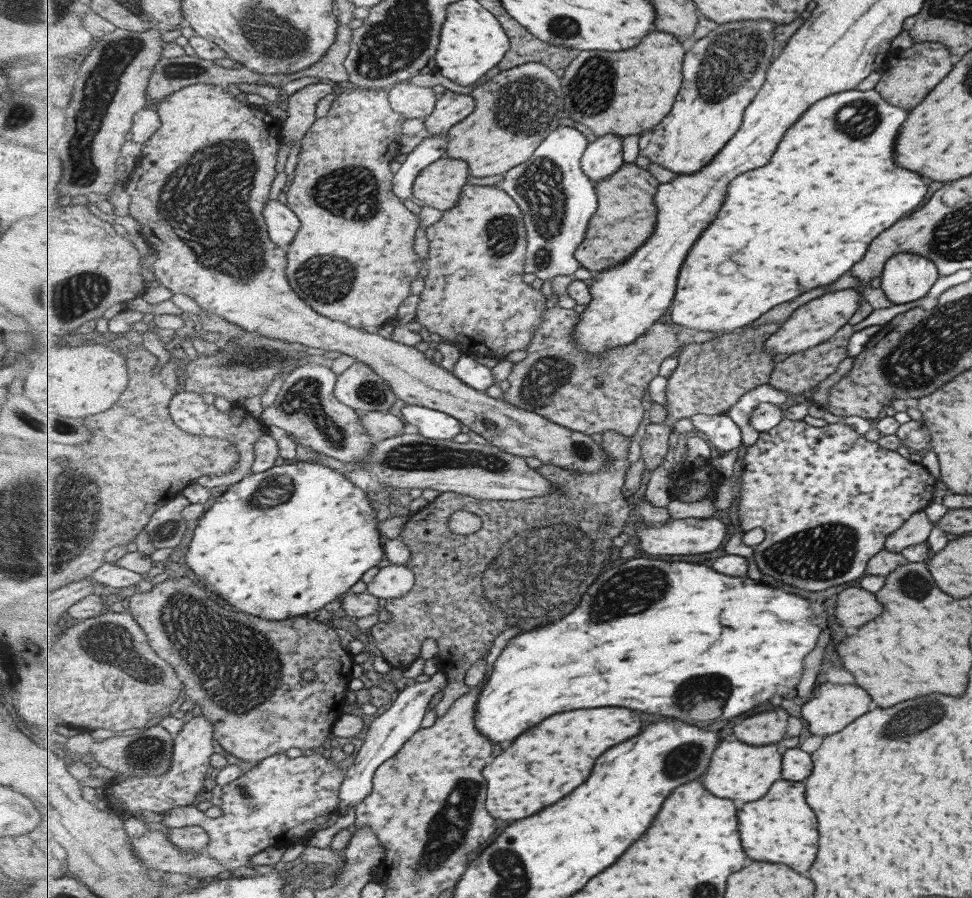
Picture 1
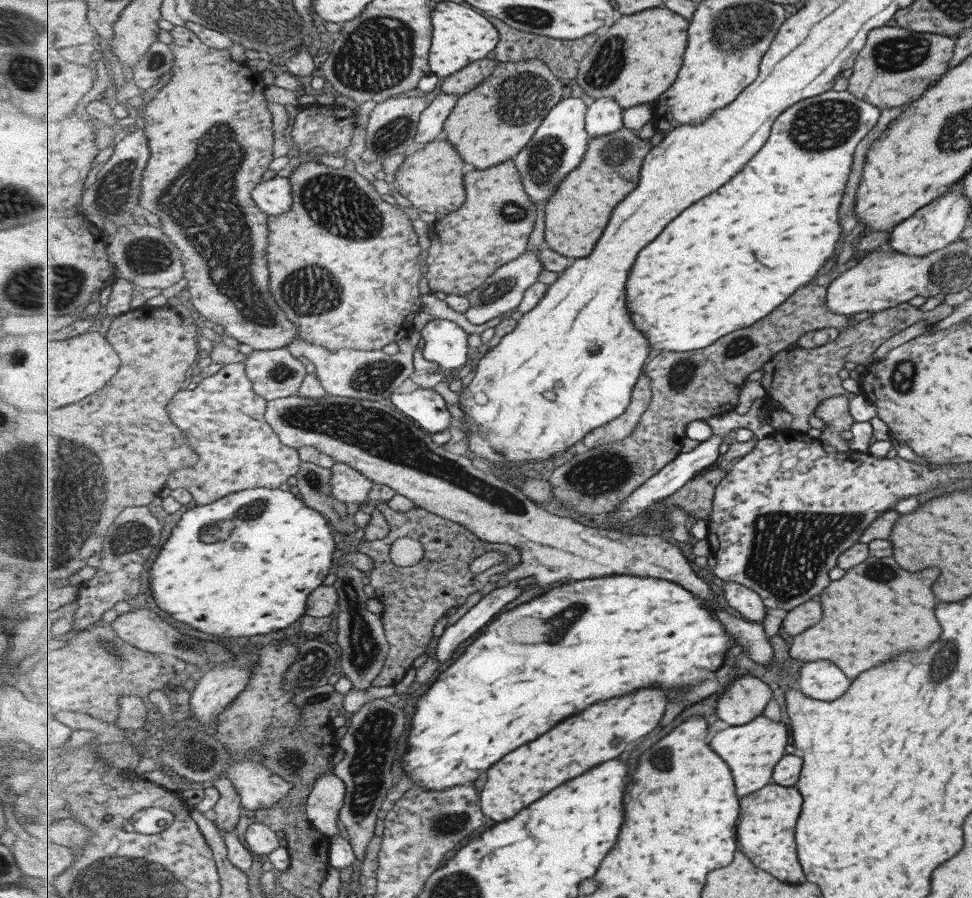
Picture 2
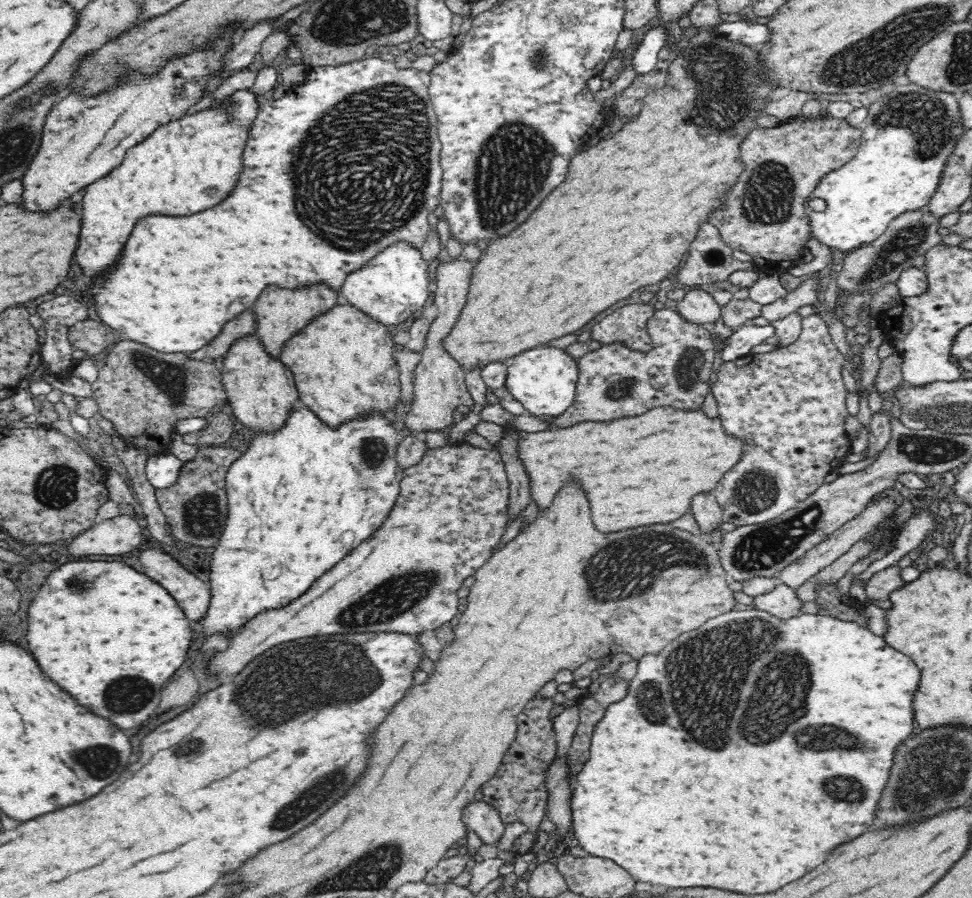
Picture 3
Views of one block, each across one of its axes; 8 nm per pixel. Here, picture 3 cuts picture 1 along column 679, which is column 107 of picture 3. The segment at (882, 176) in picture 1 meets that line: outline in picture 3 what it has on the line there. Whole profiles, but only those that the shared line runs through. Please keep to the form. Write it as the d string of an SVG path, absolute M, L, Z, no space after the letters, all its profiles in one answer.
M368 56L342 66L311 68L302 84L291 86L279 99L261 104L261 111L252 123L244 147L243 164L246 166L242 166L242 178L236 190L232 190L232 198L224 200L212 210L196 214L196 218L144 218L144 222L136 226L132 238L128 238L128 250L124 250L124 266L120 266L120 270L112 274L112 282L104 282L104 286L88 287L97 315L103 323L124 336L124 339L149 346L161 353L195 353L219 337L226 322L252 308L256 296L260 296L260 292L270 284L286 290L312 290L316 285L324 285L326 290L332 290L333 294L341 298L348 278L370 265L384 249L396 244L406 244L416 250L422 248L430 232L428 216L440 204L443 188L443 170L440 166L442 143L439 139L438 117L429 100L430 83L431 76L426 71L412 67L396 68L393 62L387 62L381 56Z

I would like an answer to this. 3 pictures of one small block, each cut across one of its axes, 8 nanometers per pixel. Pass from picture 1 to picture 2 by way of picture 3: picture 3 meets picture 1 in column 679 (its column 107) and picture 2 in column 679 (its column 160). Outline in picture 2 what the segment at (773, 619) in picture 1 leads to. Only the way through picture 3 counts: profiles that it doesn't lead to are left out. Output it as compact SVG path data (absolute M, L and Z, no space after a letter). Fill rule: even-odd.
M621 574L565 583L501 613L416 702L413 736L409 732L409 752L403 756L403 772L409 774L417 786L427 790L467 784L477 780L477 770L489 770L509 752L537 740L553 726L583 712L591 704L655 684L665 686L675 694L683 692L687 686L709 680L709 674L715 678L713 673L723 666L725 648L731 646L731 636L727 636L725 628L719 624L714 610L709 612L707 608L701 598L695 598L675 582ZM517 620L549 622L551 642L517 640L509 632Z

